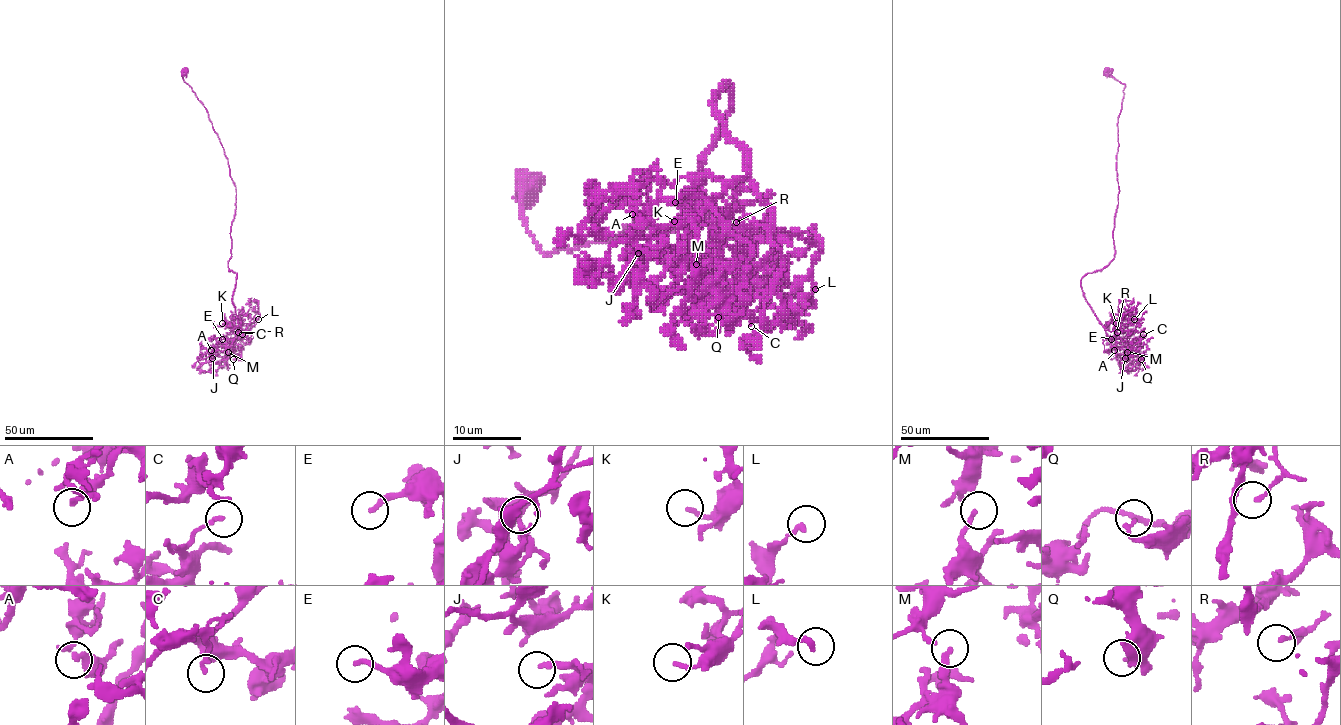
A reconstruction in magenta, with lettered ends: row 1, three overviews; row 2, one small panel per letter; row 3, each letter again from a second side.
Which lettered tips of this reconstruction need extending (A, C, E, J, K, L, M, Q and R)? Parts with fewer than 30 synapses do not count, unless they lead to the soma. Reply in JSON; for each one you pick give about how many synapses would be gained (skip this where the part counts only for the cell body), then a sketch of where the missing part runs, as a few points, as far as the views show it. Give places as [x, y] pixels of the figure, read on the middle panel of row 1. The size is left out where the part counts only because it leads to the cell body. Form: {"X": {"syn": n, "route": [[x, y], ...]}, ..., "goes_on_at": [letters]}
{"E": {"syn": 90, "route": [[675, 202], [672, 212], [681, 222], [679, 234], [669, 250]]}, "goes_on_at": ["E"]}

